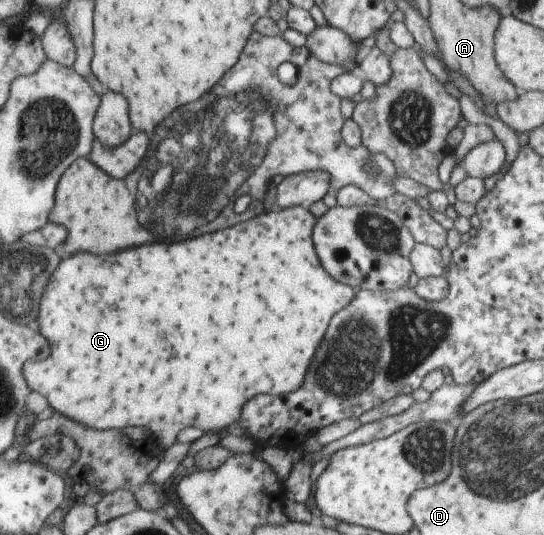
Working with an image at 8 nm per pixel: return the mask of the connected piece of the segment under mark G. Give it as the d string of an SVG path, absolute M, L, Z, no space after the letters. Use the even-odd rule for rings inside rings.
M302 206L287 209L275 207L249 222L181 244L149 244L145 248L131 248L111 256L93 256L81 252L63 260L55 272L55 278L49 282L45 298L42 298L39 320L41 331L53 344L53 356L45 362L32 360L27 364L24 373L29 386L33 391L47 396L59 413L97 430L125 430L131 426L157 428L154 437L167 449L173 448L177 440L181 440L181 432L185 432L185 428L194 426L205 433L220 432L235 422L239 423L243 418L243 408L249 400L259 395L288 395L299 390L330 320L353 300L351 287L331 278L321 266L312 239L314 226L313 214L303 210Z

